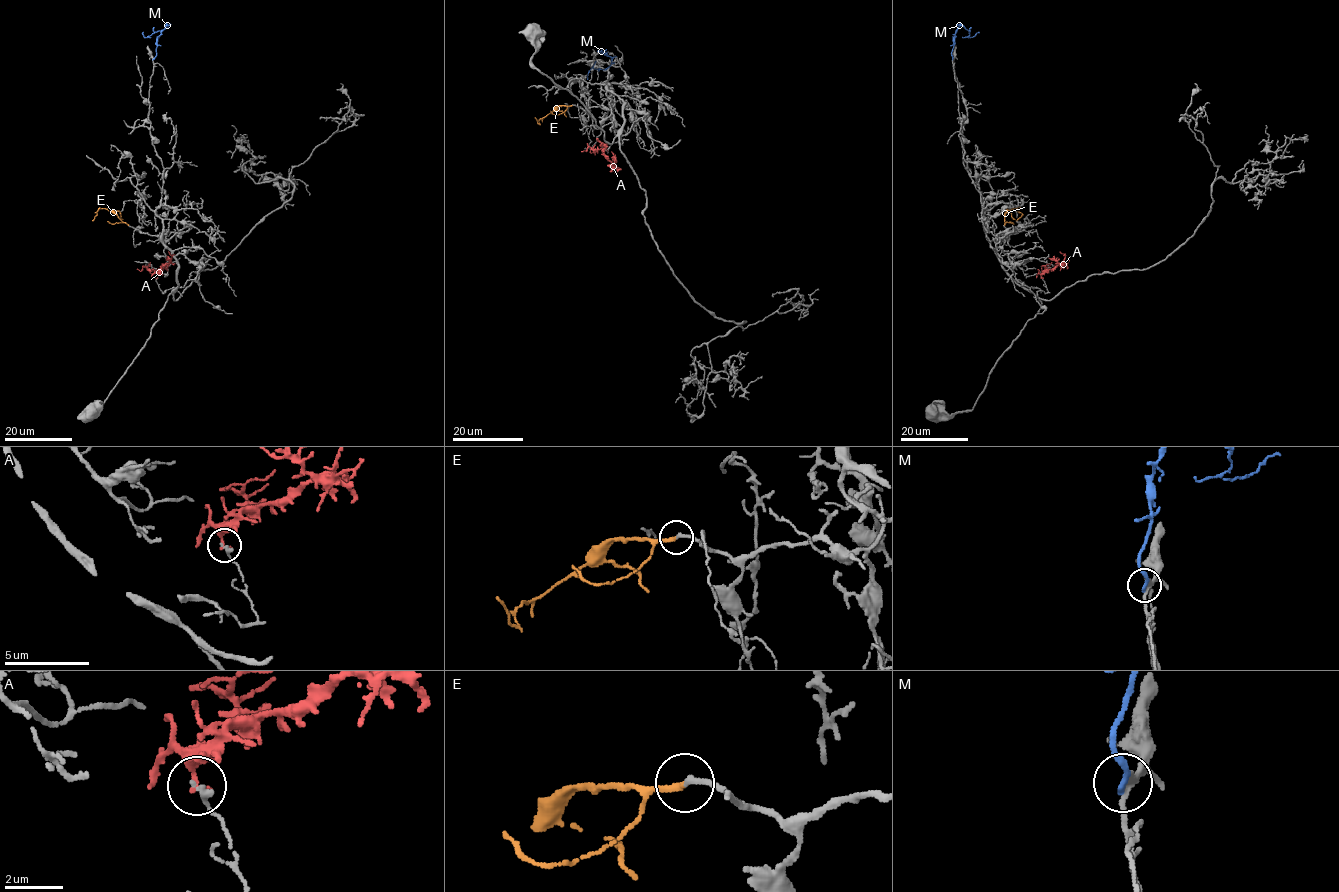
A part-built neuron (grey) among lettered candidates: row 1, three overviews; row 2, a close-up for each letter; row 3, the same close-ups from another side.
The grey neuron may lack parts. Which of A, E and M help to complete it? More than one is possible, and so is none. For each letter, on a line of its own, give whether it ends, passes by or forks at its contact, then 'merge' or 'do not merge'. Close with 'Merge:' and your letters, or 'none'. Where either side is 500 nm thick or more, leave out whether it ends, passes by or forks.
A: it ends there; do not merge
E: it ends there; merge
M: it ends there; do not merge
Merge: E

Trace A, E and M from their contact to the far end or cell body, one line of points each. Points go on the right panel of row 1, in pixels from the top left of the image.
A: (1042, 277), (1046, 270), (1063, 262), (1064, 256), (1059, 252)
E: (1004, 225), (1005, 214), (1014, 208), (1022, 214), (1015, 221)
M: (952, 58), (953, 37), (960, 26), (969, 31), (968, 37), (979, 32)

